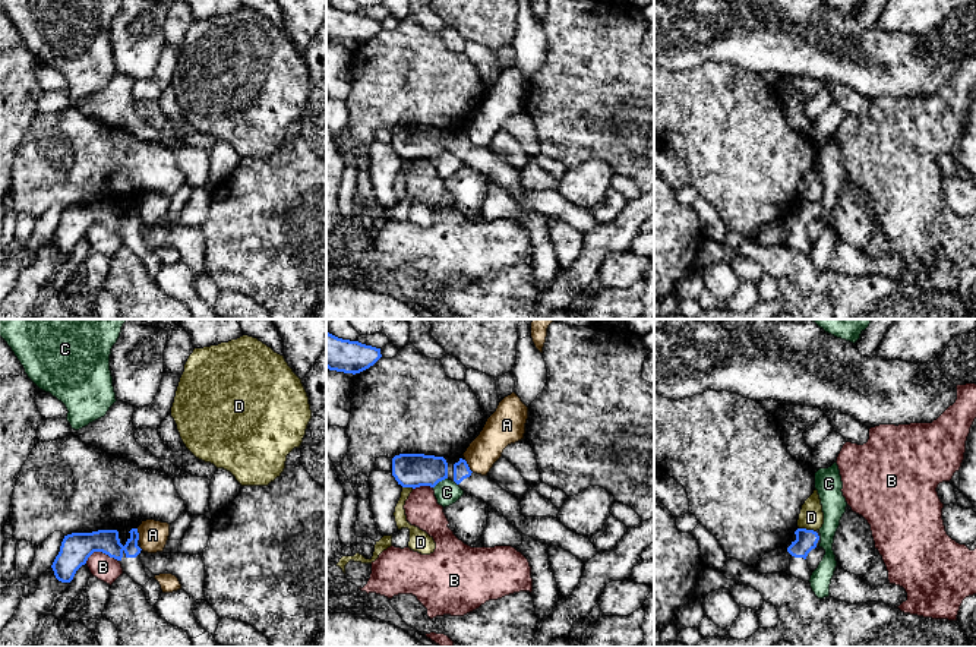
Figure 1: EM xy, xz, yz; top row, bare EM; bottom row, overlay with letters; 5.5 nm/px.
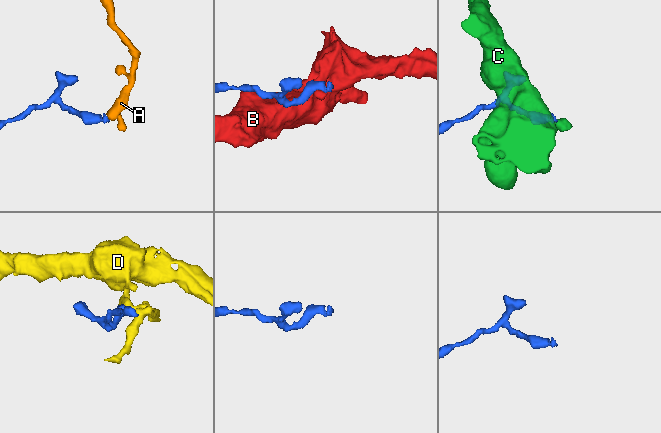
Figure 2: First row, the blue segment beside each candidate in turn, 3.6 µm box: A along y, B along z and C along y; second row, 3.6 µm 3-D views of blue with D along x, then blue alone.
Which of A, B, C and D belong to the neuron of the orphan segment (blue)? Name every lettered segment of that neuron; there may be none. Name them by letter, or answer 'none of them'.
none of them

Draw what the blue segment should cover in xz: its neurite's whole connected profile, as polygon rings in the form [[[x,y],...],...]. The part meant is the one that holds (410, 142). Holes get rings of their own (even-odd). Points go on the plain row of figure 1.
[[[399,126],[392,130],[392,148],[402,160],[435,160],[439,154],[449,151],[464,165],[484,173],[502,186],[519,205],[533,209],[543,217],[559,218],[582,234],[590,233],[598,224],[591,211],[579,208],[566,201],[553,189],[524,189],[518,171],[503,162],[489,148],[473,145],[464,127],[435,129],[424,126]]]

